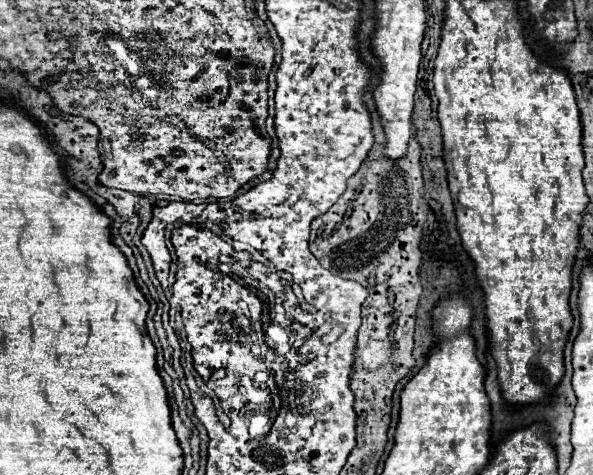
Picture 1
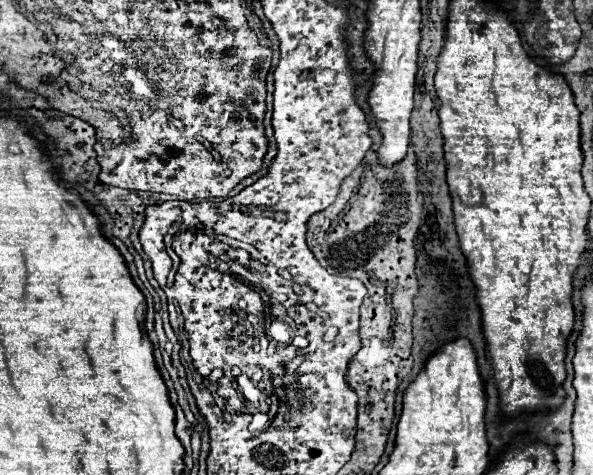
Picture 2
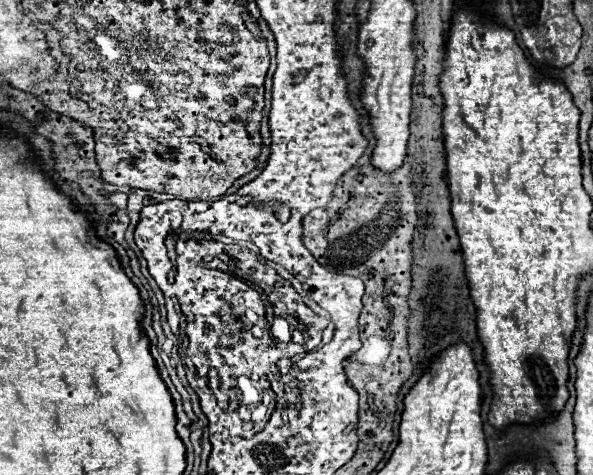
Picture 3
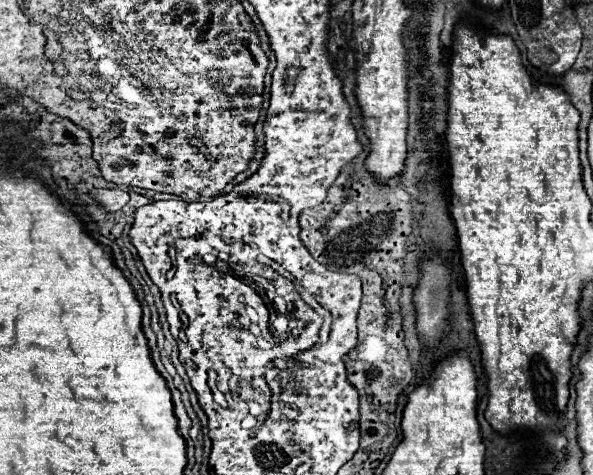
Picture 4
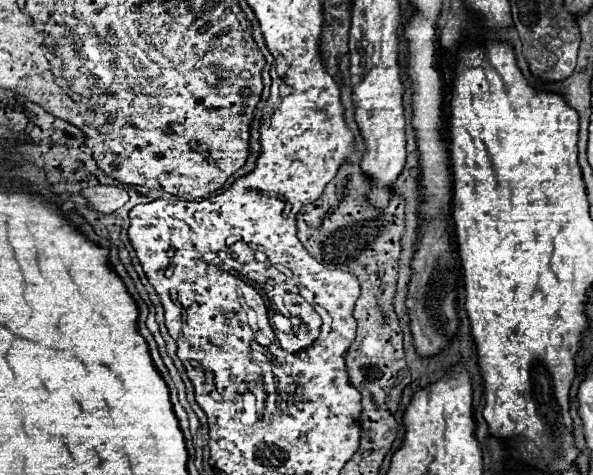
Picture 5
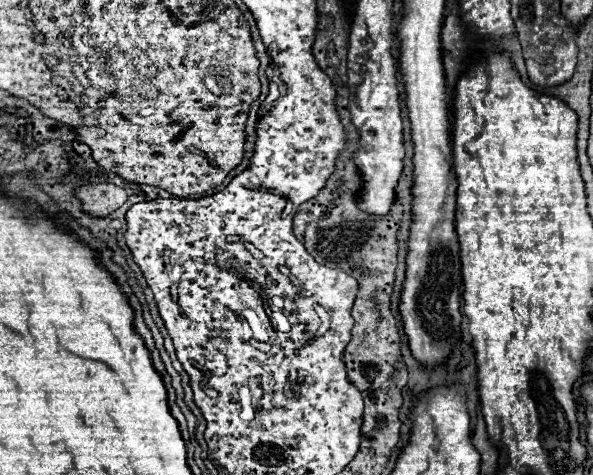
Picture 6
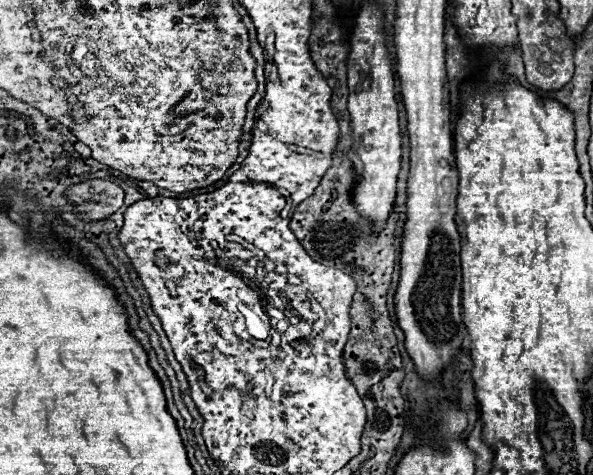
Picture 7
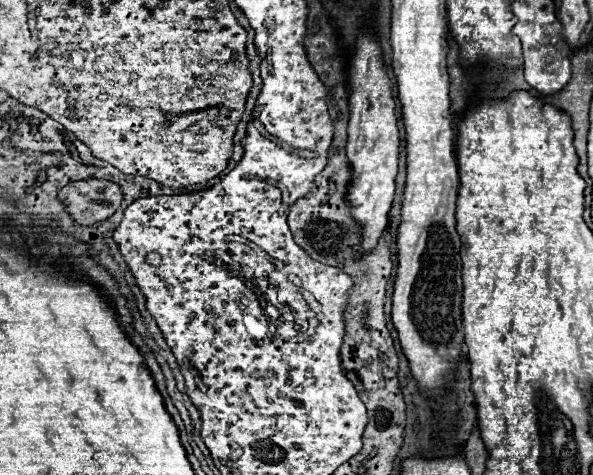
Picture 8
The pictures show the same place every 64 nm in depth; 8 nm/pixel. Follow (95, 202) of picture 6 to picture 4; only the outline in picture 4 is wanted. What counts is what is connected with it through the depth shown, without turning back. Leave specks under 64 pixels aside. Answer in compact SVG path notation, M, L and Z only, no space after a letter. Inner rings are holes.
M96 188L90 192L90 196L106 210L106 212L118 212L128 202L128 192L124 190L108 190L108 188Z

